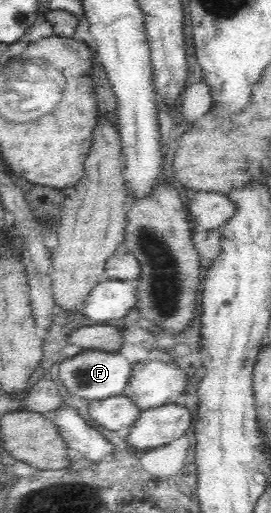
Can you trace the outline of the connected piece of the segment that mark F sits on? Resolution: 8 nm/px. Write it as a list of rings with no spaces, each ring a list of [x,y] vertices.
[[[106,350],[82,351],[72,357],[64,358],[58,362],[58,378],[66,387],[66,391],[74,396],[89,401],[102,400],[114,395],[124,395],[124,389],[128,384],[133,364],[118,351]]]

